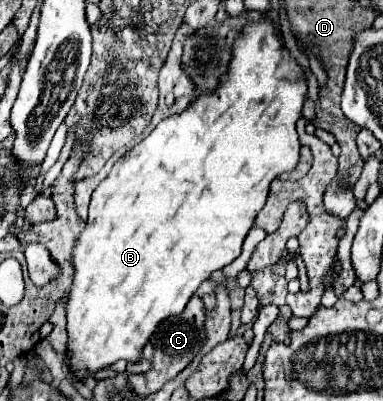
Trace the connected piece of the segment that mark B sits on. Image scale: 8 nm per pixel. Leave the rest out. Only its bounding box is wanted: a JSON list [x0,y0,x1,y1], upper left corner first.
[65,19,307,381]

